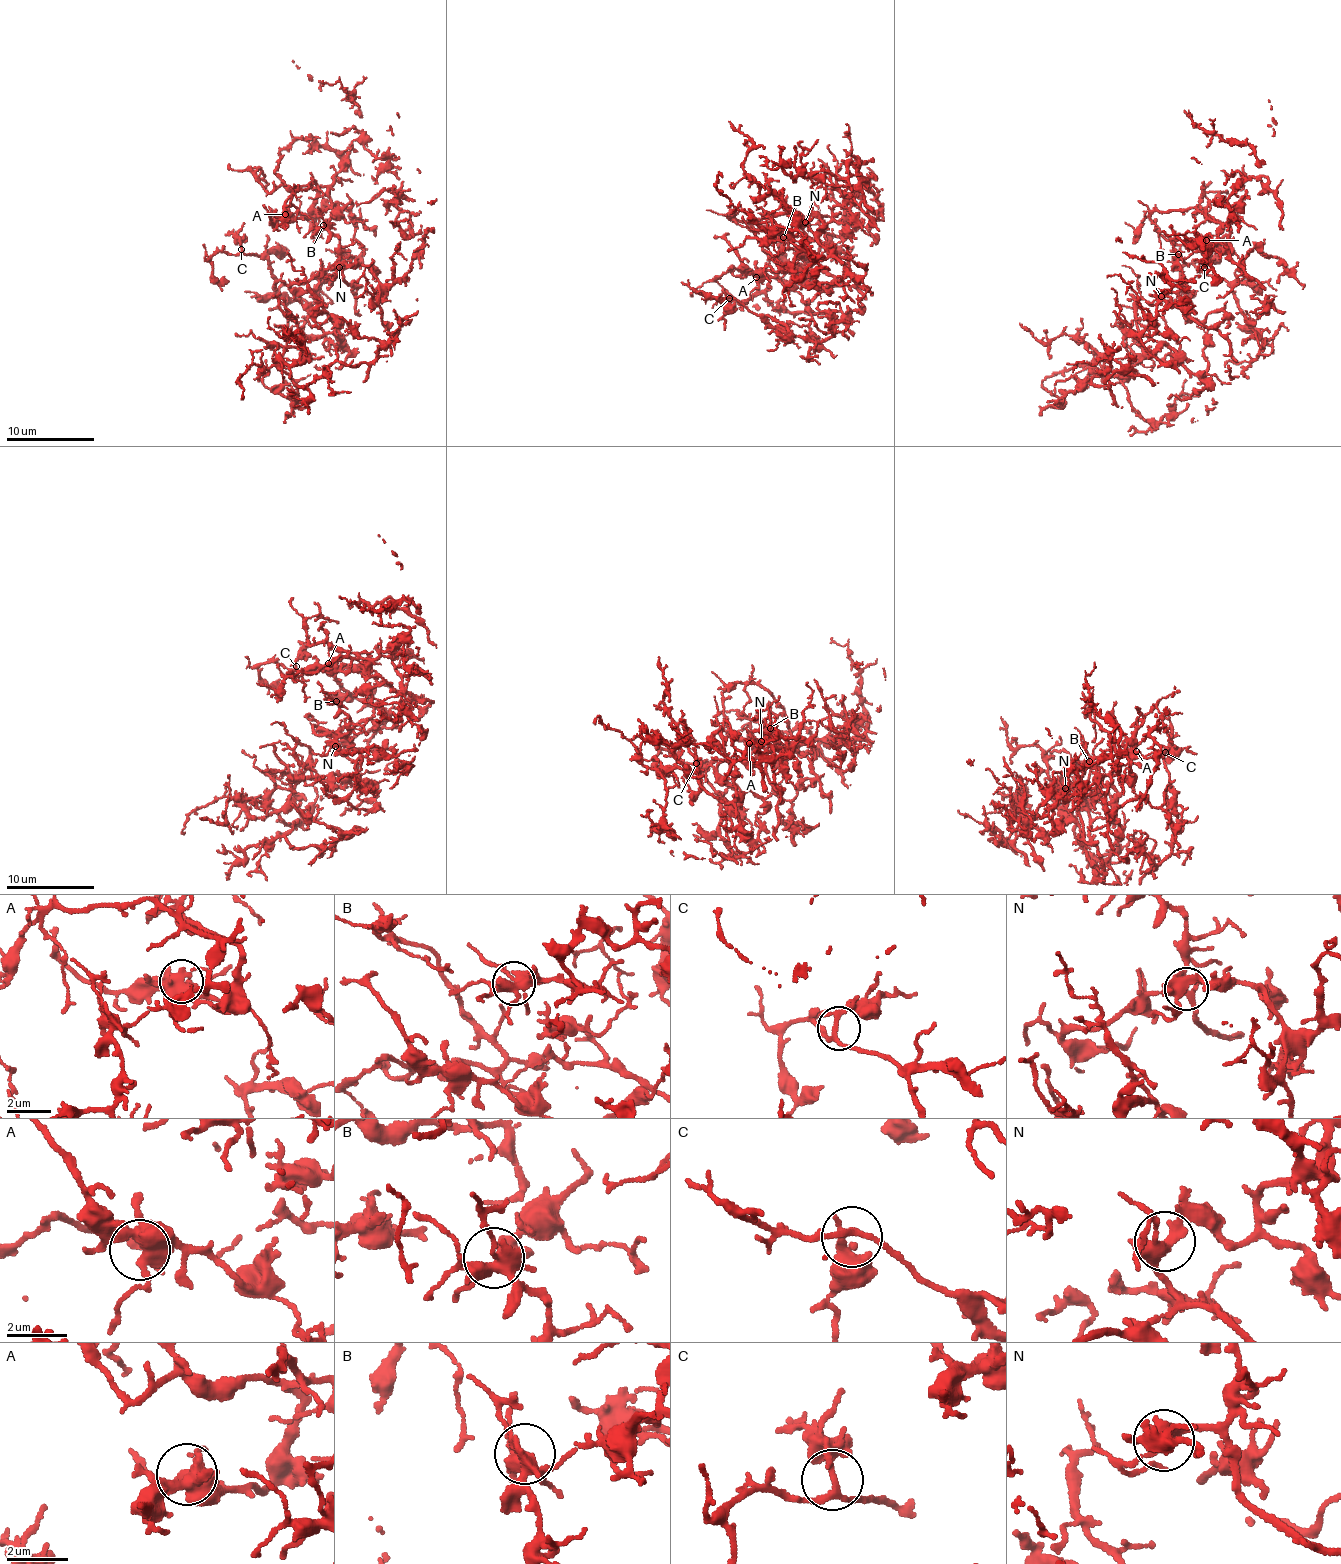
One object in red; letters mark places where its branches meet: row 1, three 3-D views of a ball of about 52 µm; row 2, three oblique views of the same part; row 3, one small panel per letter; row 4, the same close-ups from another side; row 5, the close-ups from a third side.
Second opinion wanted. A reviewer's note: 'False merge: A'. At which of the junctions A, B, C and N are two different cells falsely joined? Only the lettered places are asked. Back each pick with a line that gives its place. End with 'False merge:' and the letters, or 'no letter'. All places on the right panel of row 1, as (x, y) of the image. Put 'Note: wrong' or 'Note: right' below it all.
False merge: no letter
Note: wrong

